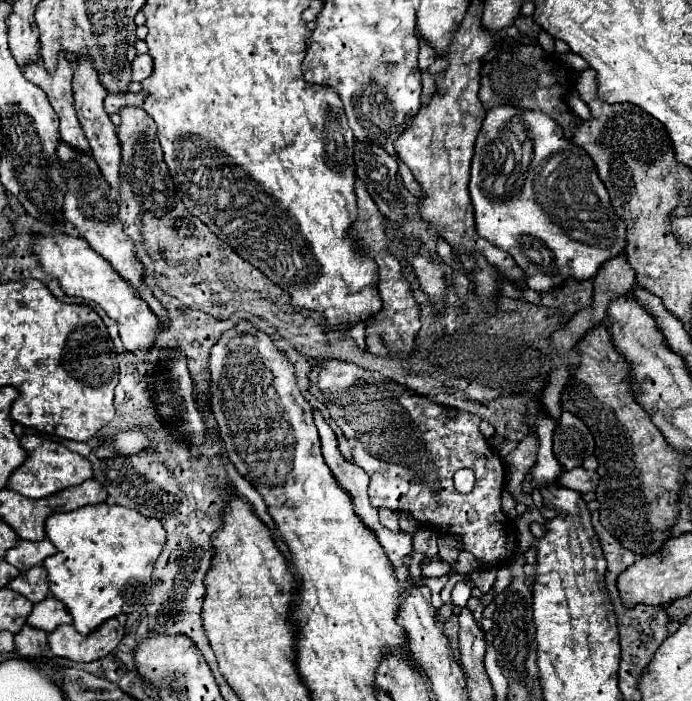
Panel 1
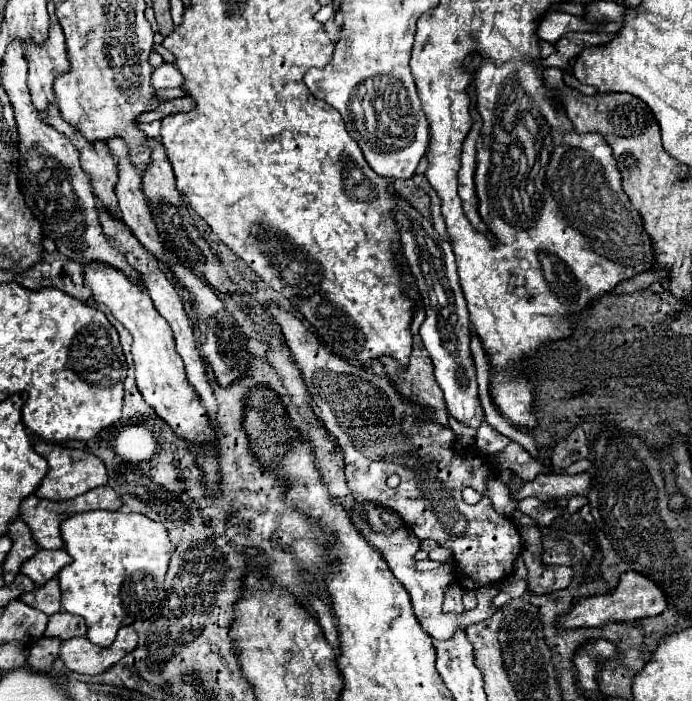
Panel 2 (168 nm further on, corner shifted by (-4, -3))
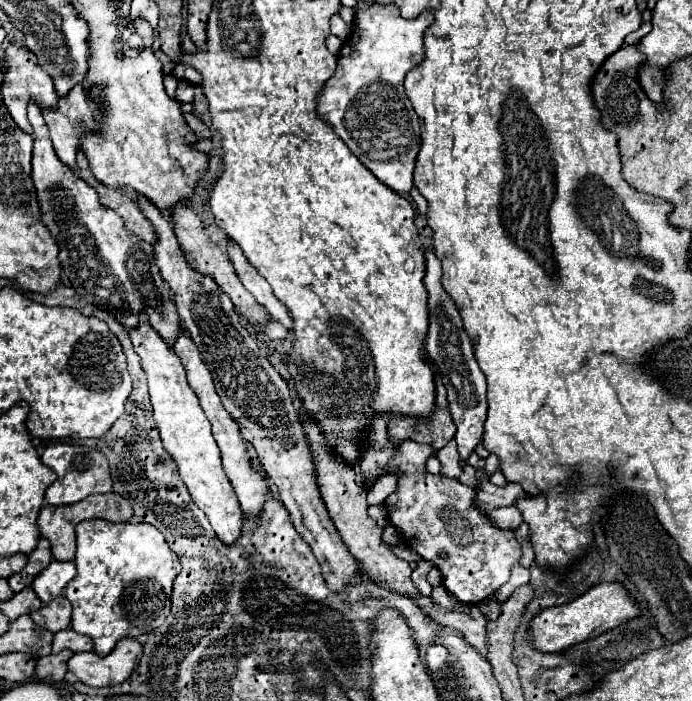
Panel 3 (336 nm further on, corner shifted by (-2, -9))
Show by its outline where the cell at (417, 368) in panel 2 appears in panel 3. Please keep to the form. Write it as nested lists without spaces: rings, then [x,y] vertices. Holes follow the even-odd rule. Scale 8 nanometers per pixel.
[[[435,376],[435,384],[437,384],[437,404],[435,404],[435,414],[431,416],[431,420],[415,420],[411,416],[409,418],[389,416],[387,432],[395,446],[399,446],[405,440],[415,440],[415,442],[425,442],[435,452],[439,452],[449,440],[453,440],[457,428],[449,412],[447,392],[439,376]]]

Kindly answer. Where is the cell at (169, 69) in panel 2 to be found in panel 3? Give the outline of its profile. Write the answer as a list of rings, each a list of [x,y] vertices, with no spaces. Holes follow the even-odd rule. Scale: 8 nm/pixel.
[[[179,80],[179,86],[177,86],[177,100],[179,102],[193,102],[193,84],[187,82],[187,80]]]

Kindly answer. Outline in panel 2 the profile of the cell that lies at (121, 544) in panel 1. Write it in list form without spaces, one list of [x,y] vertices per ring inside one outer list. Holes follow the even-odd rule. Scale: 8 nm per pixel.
[[[93,510],[75,514],[65,522],[61,522],[61,536],[67,554],[73,558],[73,562],[67,564],[57,576],[61,586],[61,604],[65,612],[85,618],[87,638],[93,644],[109,646],[121,626],[133,624],[135,620],[151,618],[157,612],[159,600],[165,596],[163,580],[167,564],[175,550],[161,522],[155,522],[143,514],[123,514],[119,510],[117,512]]]

